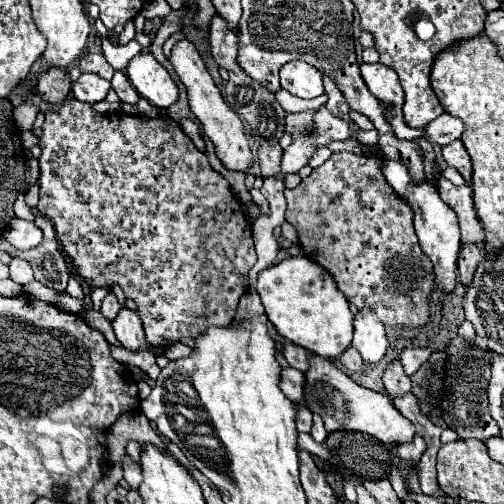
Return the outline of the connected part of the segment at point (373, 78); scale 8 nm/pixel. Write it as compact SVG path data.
M361 64L361 76L371 90L371 94L381 102L385 108L385 118L393 126L395 136L401 136L403 140L419 140L425 136L424 130L407 128L403 122L403 88L399 84L399 78L395 76L395 70L389 70L383 64Z

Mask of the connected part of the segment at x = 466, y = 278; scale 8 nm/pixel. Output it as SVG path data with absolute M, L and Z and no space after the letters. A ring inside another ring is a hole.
M461 244L459 250L459 278L463 284L471 284L471 276L479 264L479 260L483 260L485 252L481 244Z

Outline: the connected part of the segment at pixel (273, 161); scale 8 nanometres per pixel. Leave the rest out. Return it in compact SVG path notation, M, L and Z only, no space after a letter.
M275 144L275 146L261 146L261 148L259 148L257 158L259 158L259 166L261 166L263 178L279 174L281 156L283 156L283 148L281 148L279 144Z

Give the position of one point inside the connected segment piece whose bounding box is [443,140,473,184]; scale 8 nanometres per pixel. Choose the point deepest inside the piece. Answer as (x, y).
(455, 155)

